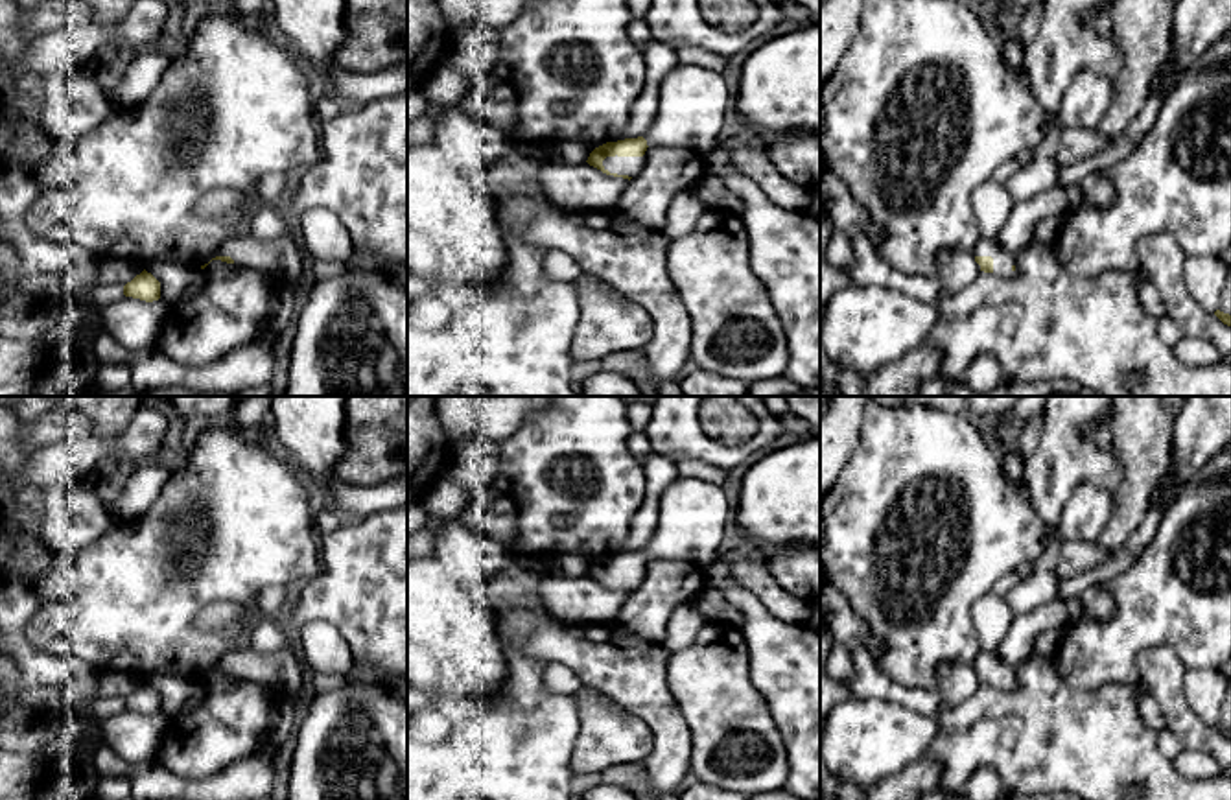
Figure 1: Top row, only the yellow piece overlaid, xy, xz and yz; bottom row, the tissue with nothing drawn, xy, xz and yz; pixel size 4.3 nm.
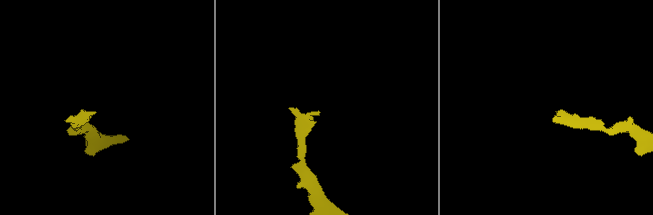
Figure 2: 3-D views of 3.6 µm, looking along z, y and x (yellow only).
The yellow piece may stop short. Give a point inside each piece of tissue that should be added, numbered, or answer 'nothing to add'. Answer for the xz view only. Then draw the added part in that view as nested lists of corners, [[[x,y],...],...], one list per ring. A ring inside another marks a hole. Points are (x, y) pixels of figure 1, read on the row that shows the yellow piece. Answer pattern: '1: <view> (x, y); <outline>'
1: xz (631, 166); [[[616,155],[616,157],[606,157],[603,160],[603,166],[610,173],[634,177],[643,168],[643,162],[645,162],[645,155],[643,157],[617,157]]]

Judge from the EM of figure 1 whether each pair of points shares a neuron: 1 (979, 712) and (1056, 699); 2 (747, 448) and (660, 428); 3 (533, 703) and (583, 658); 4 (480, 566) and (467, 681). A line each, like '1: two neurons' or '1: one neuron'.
1: one neuron
2: one neuron
3: two neurons
4: two neurons

